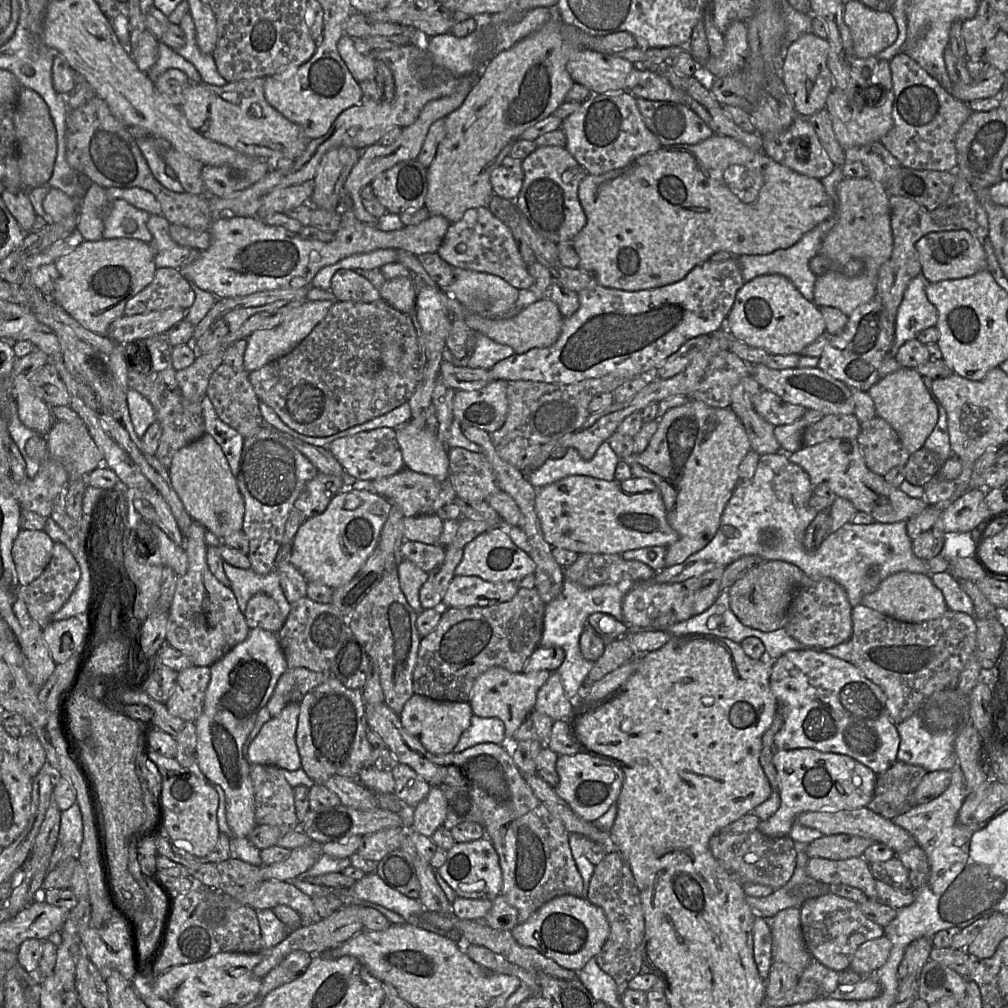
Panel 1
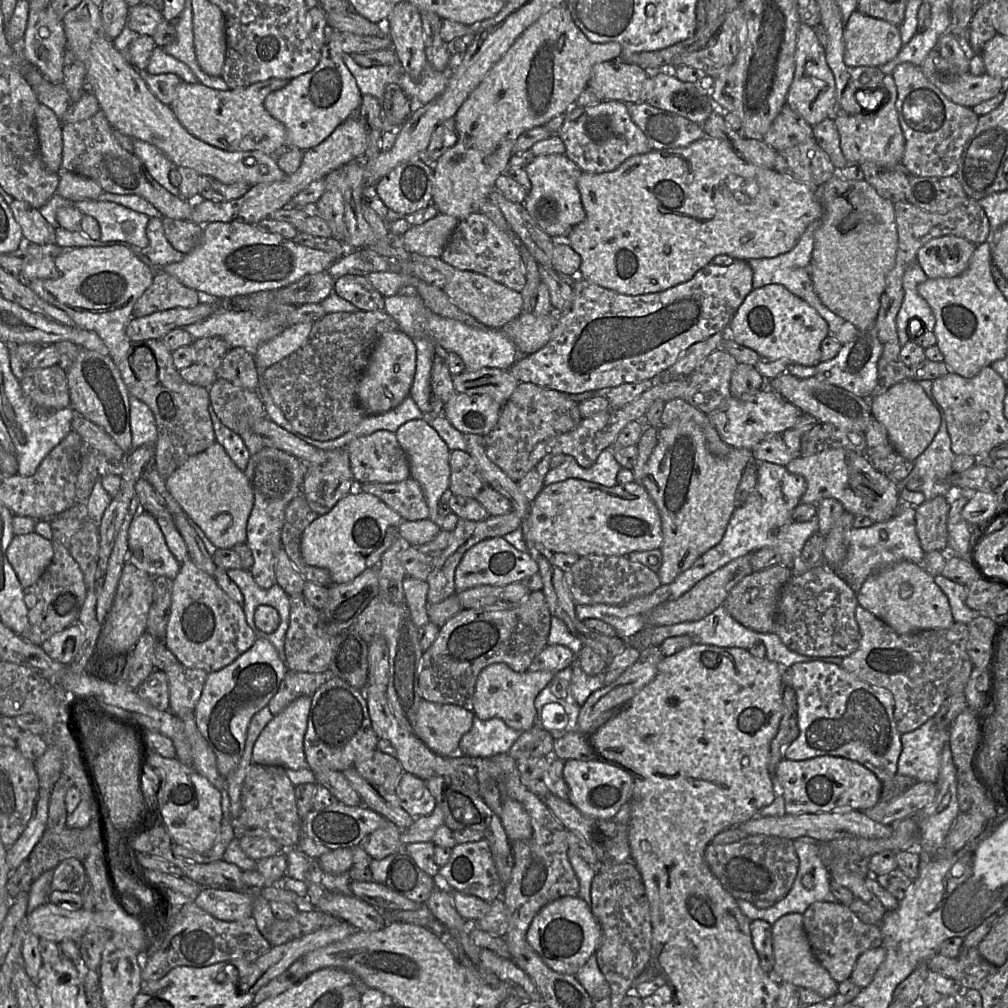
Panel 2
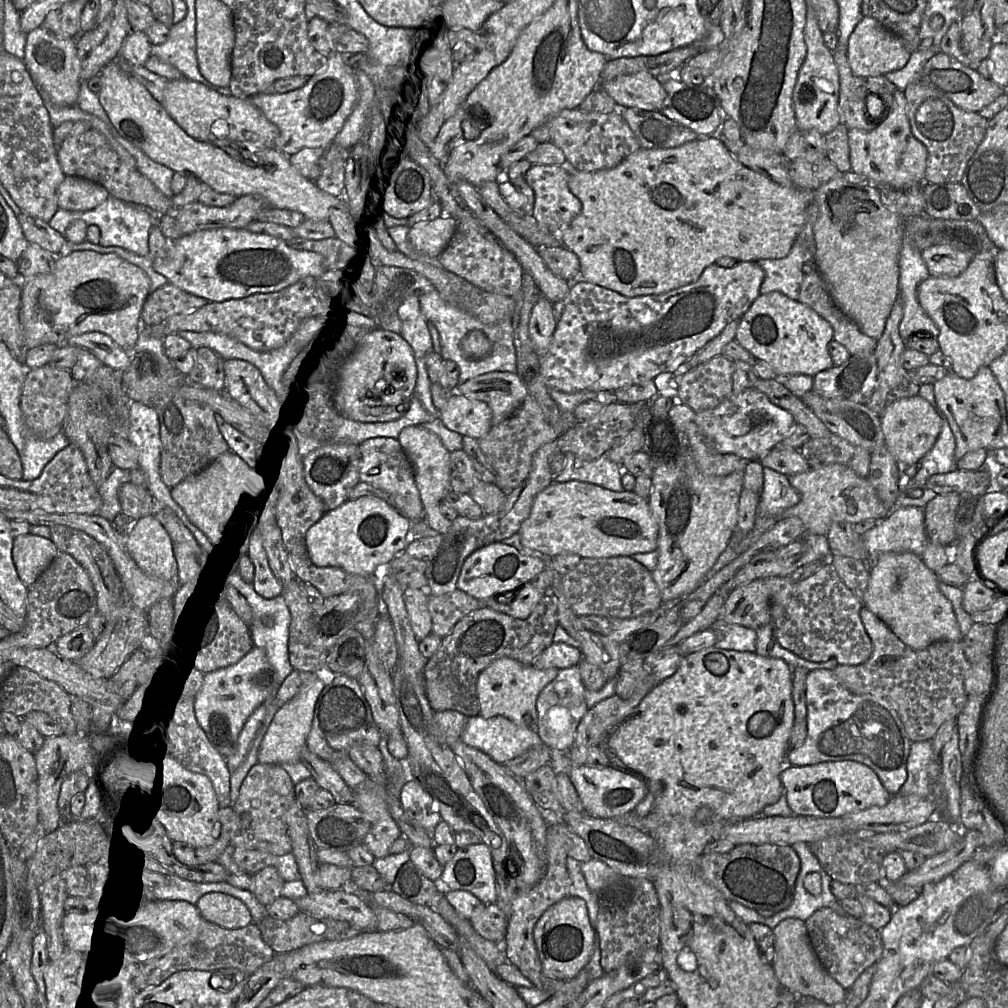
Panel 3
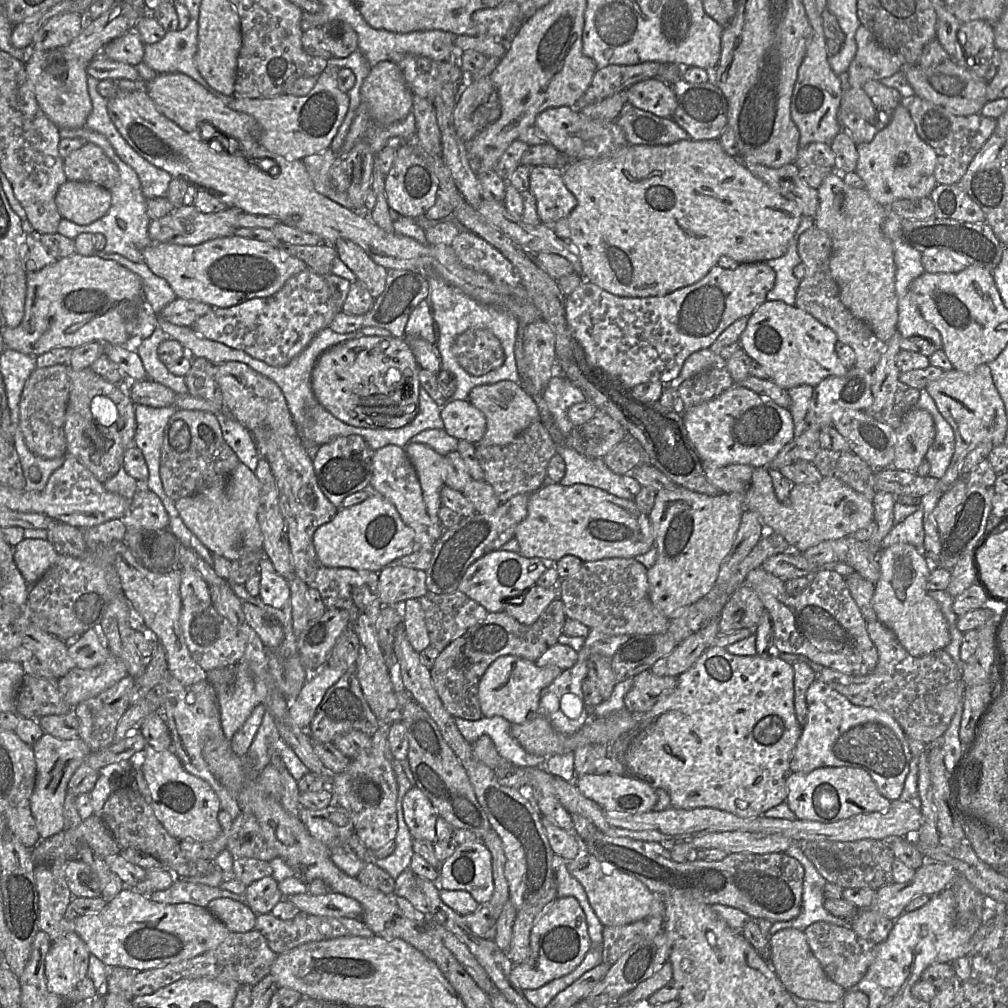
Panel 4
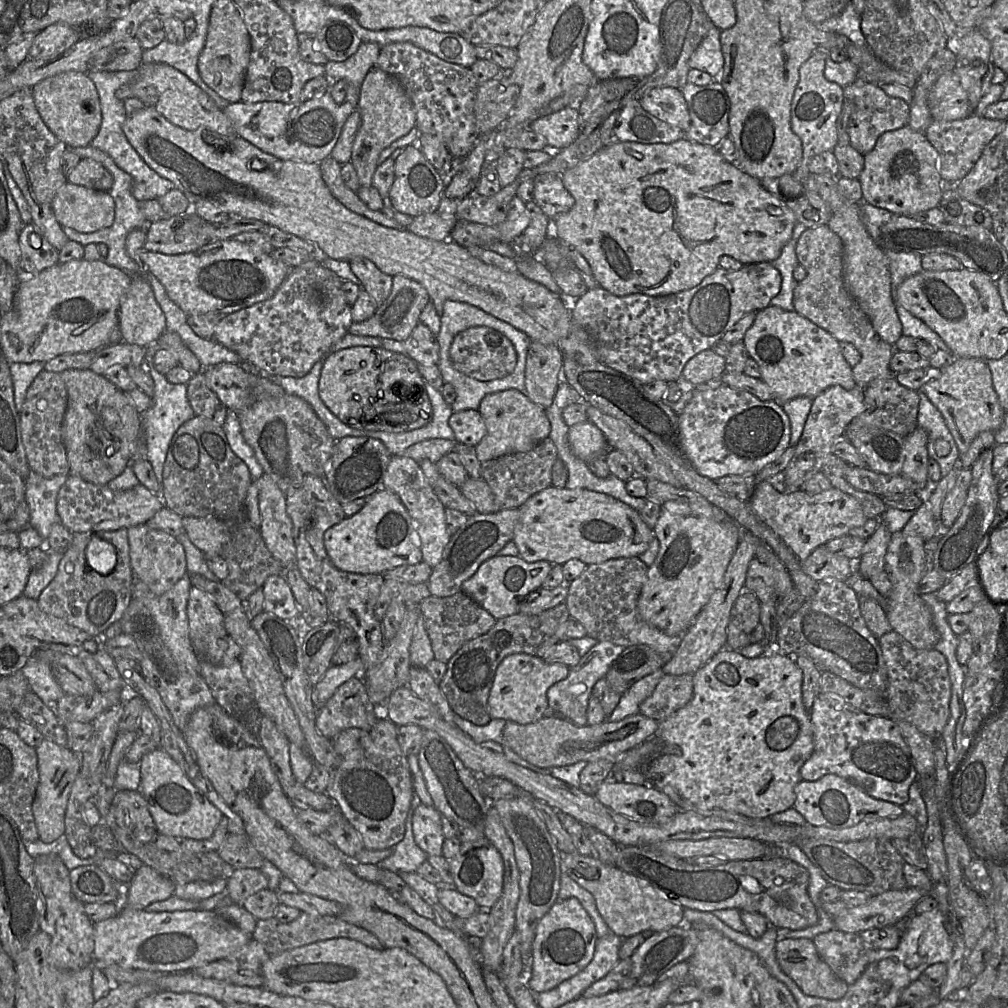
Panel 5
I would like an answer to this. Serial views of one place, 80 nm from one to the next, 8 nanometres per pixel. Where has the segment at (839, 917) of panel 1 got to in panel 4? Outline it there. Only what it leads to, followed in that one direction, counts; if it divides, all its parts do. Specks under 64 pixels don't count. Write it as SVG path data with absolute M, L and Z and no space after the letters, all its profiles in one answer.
M819 921L809 925L805 934L811 951L827 976L845 990L851 989L863 978L876 955L877 944L858 936L850 925Z

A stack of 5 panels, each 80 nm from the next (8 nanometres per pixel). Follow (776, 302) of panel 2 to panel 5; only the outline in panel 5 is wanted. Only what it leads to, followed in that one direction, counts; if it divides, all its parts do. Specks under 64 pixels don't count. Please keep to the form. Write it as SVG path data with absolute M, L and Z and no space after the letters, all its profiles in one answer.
M770 305L756 313L743 342L760 366L761 379L772 389L782 406L800 396L814 399L827 388L839 385L847 390L857 386L852 367L843 356L839 341L828 331L798 312Z

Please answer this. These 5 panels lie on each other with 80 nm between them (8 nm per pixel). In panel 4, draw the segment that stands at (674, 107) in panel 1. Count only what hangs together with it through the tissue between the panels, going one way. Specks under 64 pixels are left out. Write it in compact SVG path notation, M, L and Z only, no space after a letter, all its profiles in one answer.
M626 102L615 122L624 131L626 140L634 145L670 145L689 139L675 121L636 108Z

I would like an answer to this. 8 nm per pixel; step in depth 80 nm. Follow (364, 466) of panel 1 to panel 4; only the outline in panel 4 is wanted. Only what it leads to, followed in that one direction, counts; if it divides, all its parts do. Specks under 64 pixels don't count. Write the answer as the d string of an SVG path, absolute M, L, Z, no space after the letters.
M389 444L374 451L370 485L395 506L403 522L413 529L415 533L414 543L416 544L416 548L431 549L434 547L436 542L443 535L444 528L440 523L433 522L428 515L416 470L404 448Z

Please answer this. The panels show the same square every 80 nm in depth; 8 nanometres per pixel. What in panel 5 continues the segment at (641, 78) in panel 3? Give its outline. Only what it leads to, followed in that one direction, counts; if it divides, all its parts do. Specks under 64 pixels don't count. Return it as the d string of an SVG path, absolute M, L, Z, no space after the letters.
M673 87L653 88L643 93L639 102L644 110L670 125L683 131L690 127L690 114L680 89Z

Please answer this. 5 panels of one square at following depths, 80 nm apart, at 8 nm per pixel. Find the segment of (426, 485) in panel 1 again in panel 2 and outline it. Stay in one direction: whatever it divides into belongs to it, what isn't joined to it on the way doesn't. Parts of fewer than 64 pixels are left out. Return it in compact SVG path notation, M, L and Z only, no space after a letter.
M412 477L395 483L362 483L359 490L382 500L404 520L417 521L429 517L421 486Z

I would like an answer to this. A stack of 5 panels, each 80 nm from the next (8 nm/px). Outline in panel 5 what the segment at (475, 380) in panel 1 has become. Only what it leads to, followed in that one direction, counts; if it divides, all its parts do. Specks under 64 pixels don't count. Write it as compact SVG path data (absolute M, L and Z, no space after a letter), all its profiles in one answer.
M507 389L484 396L478 412L486 425L485 436L475 446L476 457L480 463L507 454L528 452L540 441L548 438L551 431L544 409L516 389Z

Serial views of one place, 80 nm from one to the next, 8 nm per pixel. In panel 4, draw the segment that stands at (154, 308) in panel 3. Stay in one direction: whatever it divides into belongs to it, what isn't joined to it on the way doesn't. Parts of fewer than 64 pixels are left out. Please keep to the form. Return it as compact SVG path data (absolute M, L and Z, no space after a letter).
M176 297L157 315L160 320L191 327L198 318L206 314L211 308L210 305L203 302Z

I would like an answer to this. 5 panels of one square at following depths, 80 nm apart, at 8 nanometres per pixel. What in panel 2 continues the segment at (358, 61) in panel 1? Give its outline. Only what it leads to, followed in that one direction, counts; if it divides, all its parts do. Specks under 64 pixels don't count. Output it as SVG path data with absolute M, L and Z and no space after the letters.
M343 53L342 58L354 76L362 96L375 97L381 102L381 107L386 86L390 83L397 83L404 73L399 60L392 65L362 67L353 60L351 54Z

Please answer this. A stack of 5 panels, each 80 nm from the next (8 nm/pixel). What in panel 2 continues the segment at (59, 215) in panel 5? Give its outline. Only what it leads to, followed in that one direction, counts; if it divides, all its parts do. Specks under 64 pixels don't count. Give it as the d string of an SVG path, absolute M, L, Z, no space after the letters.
M62 169L58 173L60 180L56 193L71 204L83 200L99 200L104 192L103 188L91 178Z

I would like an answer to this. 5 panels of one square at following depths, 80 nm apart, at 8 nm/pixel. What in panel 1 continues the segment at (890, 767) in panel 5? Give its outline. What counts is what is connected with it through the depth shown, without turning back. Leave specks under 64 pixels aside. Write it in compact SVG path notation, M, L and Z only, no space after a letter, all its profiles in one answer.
M809 647L787 651L770 662L770 688L778 706L783 708L784 717L782 727L774 736L778 749L814 748L822 752L844 754L866 765L877 775L885 772L898 760L900 735L889 717L886 694L860 669L823 650Z

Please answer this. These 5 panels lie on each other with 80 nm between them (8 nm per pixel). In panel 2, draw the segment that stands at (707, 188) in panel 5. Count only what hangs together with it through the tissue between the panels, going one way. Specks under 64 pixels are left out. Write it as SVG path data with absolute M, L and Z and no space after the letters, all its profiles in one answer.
M708 136L686 147L651 150L645 154L632 156L610 172L599 174L582 172L577 188L586 217L570 231L567 239L563 241L568 242L581 257L579 277L626 295L662 292L684 283L692 279L702 267L712 263L713 258L718 255L728 255L735 260L748 261L757 258L773 258L787 253L793 249L806 228L811 223L820 220L823 215L823 208L814 187L797 182L775 169L751 164L742 159L725 141Z

